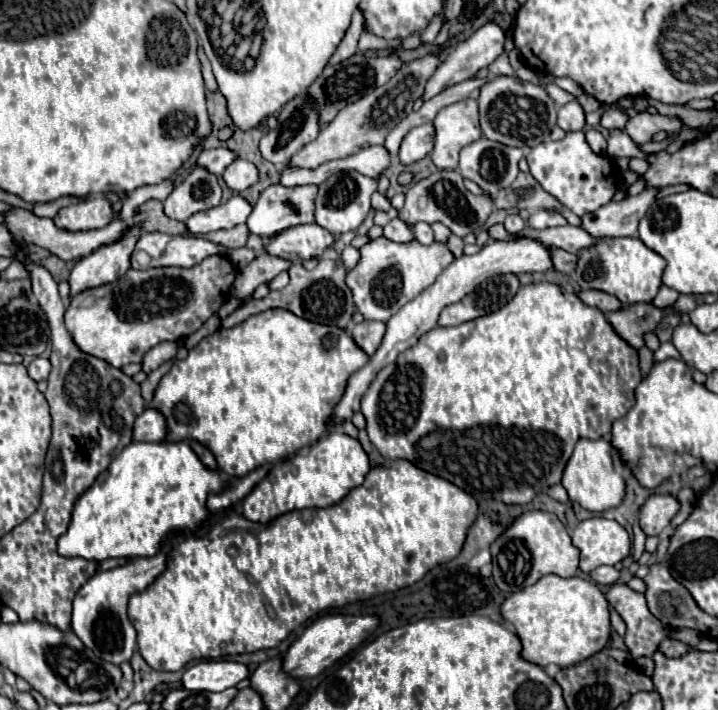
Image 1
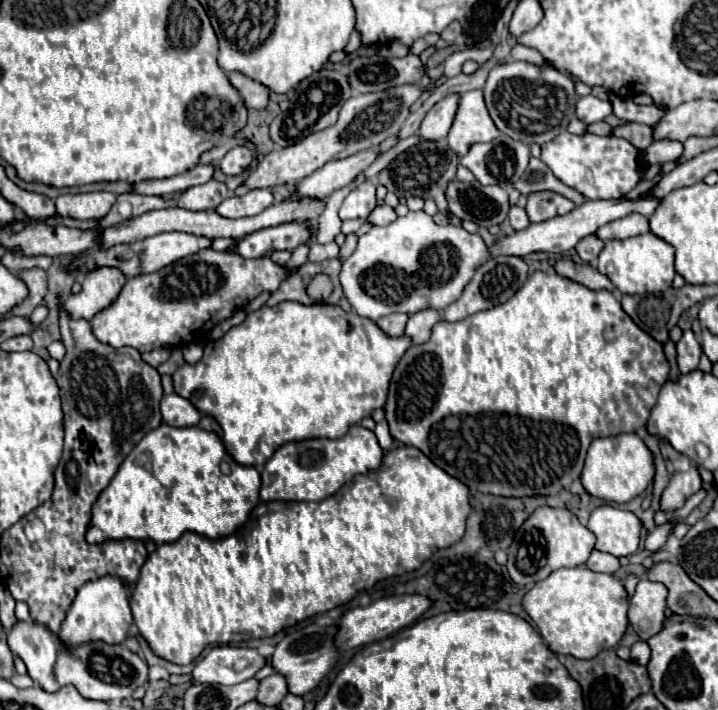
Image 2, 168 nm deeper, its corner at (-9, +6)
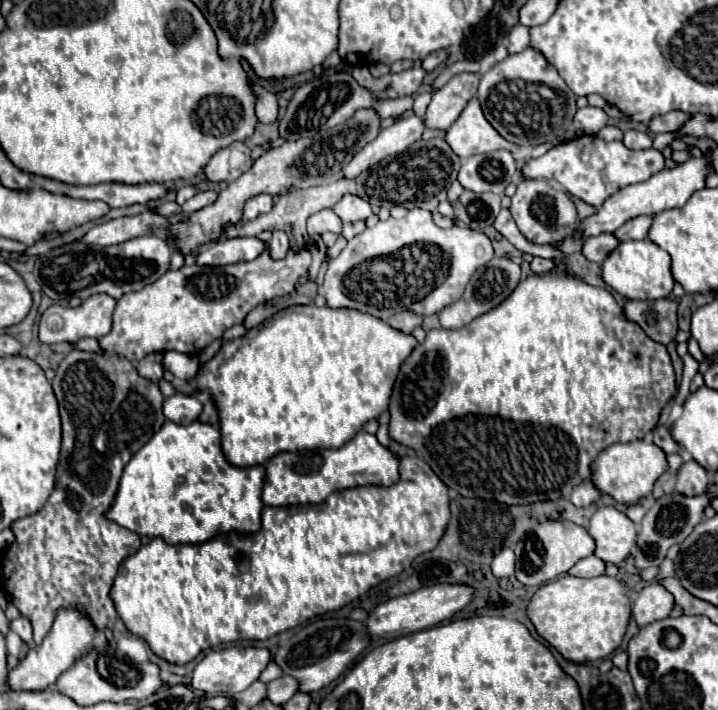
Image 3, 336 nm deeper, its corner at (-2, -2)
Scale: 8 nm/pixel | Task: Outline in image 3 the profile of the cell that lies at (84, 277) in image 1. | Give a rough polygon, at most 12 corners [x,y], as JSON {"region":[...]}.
{"region":[[92,295],[80,307],[52,305],[40,341],[76,343],[112,329],[116,301]]}

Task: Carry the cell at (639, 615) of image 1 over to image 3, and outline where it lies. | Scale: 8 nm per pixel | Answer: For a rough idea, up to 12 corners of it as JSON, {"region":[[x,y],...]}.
{"region":[[650,583],[632,605],[638,627],[666,619],[674,597]]}

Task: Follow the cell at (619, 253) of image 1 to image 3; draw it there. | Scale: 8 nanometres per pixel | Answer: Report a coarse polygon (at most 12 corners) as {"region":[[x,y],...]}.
{"region":[[624,241],[602,263],[626,299],[670,297],[670,255]]}

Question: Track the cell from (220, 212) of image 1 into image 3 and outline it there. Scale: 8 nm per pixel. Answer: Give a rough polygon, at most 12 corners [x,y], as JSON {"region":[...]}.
{"region":[[272,195],[246,201],[244,221],[252,221],[272,209]]}

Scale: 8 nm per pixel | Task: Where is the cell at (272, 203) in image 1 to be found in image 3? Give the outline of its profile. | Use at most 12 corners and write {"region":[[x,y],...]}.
{"region":[[402,119],[370,141],[344,167],[354,179],[422,137],[424,119]]}

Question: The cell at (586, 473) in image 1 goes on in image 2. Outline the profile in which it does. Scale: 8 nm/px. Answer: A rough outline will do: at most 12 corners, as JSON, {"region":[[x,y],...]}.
{"region":[[635,433],[591,441],[581,473],[589,495],[627,503],[653,481]]}

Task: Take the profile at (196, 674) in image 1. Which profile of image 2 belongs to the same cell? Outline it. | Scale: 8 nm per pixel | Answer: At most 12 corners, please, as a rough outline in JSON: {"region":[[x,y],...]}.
{"region":[[213,647],[193,669],[207,685],[251,679],[265,659],[251,647]]}

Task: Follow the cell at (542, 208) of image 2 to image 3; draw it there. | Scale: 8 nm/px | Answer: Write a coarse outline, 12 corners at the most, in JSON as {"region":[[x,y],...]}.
{"region":[[522,179],[510,213],[536,245],[578,229],[570,195],[546,179]]}

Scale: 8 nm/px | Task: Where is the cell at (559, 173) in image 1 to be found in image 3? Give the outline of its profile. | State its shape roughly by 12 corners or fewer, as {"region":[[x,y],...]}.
{"region":[[582,135],[528,159],[522,177],[556,181],[600,207],[664,169],[656,149]]}

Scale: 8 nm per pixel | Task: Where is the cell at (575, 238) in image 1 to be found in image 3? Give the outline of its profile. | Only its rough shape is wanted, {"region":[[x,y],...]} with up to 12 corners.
{"region":[[640,215],[614,231],[620,241],[648,237],[652,217]]}

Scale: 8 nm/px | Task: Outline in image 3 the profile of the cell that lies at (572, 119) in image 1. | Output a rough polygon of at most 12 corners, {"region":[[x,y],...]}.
{"region":[[600,107],[576,111],[574,123],[582,133],[596,135],[608,123]]}

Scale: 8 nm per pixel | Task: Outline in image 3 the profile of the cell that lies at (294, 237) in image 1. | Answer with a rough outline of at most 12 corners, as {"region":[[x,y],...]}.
{"region":[[256,237],[222,239],[204,247],[198,265],[230,265],[256,259]]}

